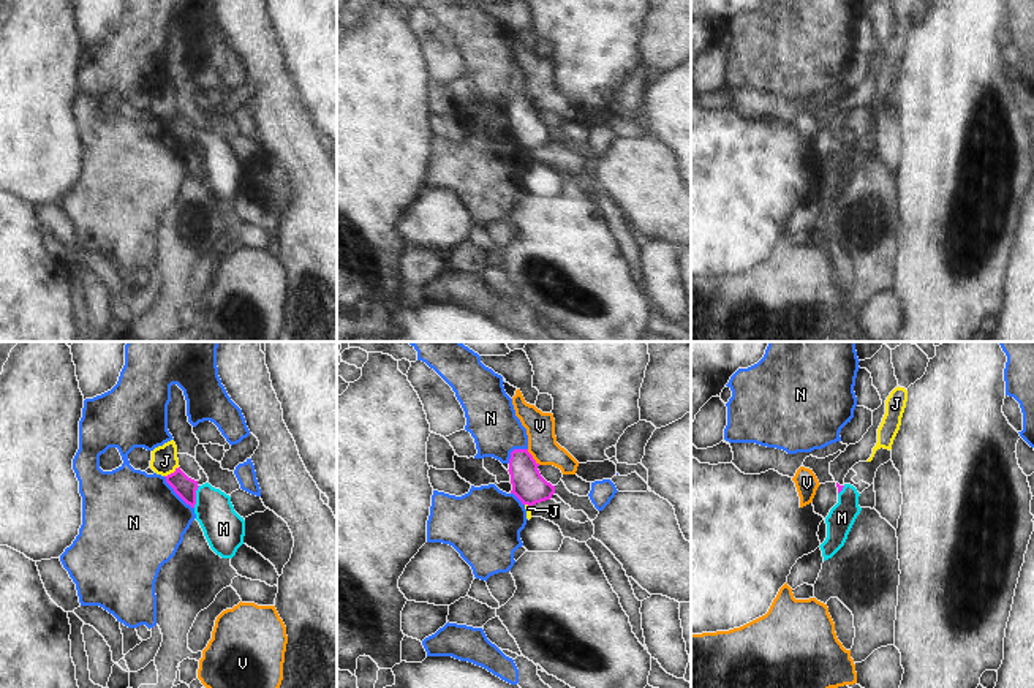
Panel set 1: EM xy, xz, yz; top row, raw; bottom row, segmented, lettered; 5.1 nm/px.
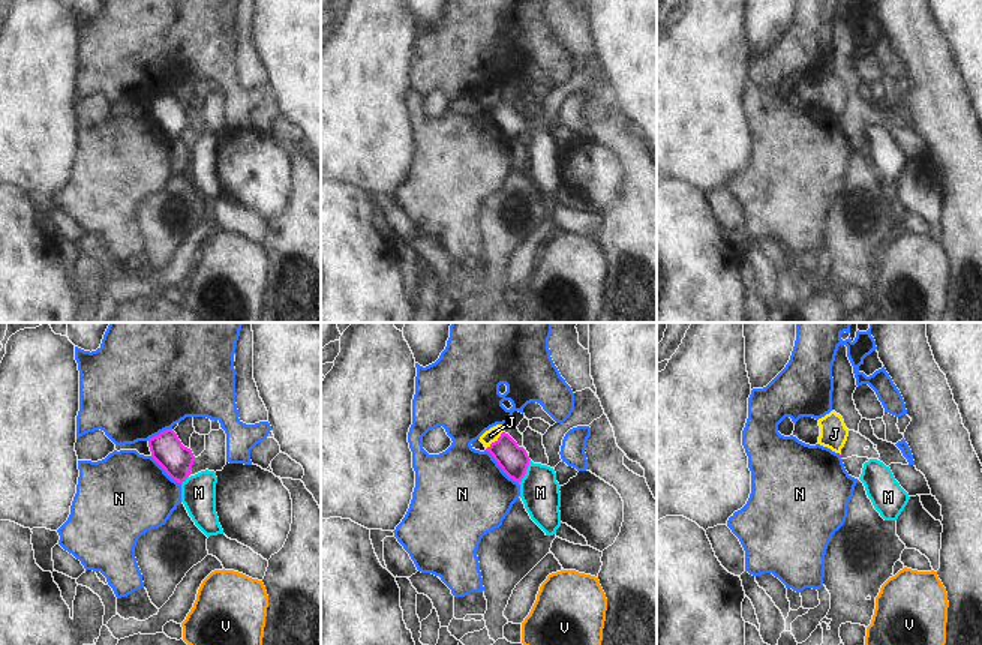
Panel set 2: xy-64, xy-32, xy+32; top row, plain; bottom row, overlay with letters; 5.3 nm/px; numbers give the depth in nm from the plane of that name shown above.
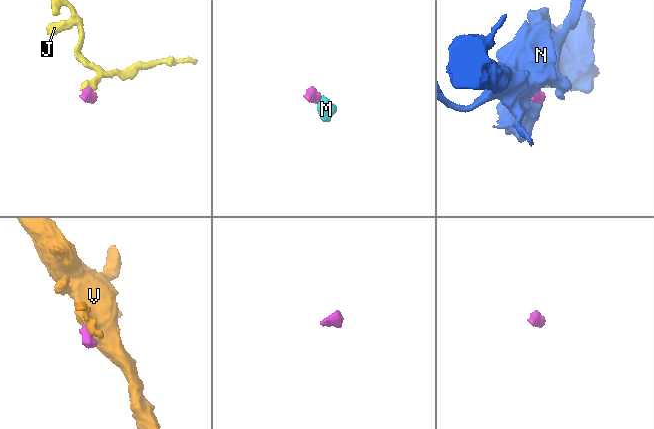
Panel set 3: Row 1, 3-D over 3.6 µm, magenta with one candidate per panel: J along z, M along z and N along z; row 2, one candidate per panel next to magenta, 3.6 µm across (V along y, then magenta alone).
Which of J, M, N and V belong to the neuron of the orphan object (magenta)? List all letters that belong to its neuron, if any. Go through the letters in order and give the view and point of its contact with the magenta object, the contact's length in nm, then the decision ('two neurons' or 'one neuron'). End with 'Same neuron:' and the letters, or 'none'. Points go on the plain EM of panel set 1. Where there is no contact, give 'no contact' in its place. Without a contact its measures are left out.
J: xy (171, 119) | 90 nm | two neurons
M: xy (195, 143) | 120 nm | one neuron
N: xy (177, 139) | 220 nm | two neurons
V: xz (532, 103) | 100 nm | two neurons
Same neuron: M

